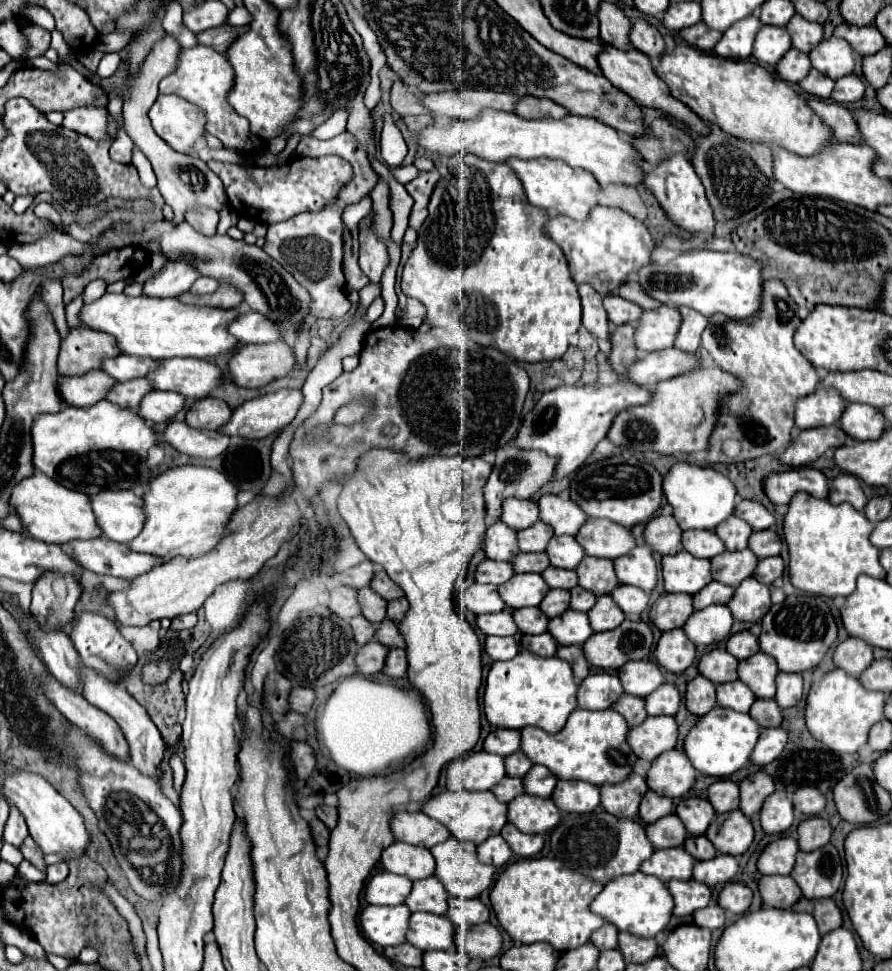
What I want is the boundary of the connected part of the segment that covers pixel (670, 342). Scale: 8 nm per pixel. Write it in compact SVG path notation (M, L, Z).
M660 305L654 311L644 311L636 325L636 347L640 351L662 351L674 347L682 315L676 307Z

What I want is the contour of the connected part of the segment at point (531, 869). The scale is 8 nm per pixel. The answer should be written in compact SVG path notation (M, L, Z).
M522 859L500 873L490 891L490 903L512 941L546 941L556 947L556 951L570 951L584 945L590 935L604 925L604 919L588 909L600 891L602 885L572 869L566 869L556 859Z

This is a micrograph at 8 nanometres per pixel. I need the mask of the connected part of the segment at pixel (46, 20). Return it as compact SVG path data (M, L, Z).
M30 7L28 11L26 11L26 17L34 23L34 25L42 25L42 27L46 27L46 31L52 31L54 29L54 19L52 19L52 15L48 15L48 11L46 9L40 9L40 7Z

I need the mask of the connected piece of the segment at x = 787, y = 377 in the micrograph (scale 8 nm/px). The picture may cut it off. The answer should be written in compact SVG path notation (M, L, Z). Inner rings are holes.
M778 279L764 281L764 297L760 313L746 321L728 321L724 315L714 315L702 333L702 347L728 373L742 379L742 389L722 401L718 427L710 437L708 463L738 463L772 455L788 447L794 431L796 399L810 395L820 385L820 375L812 363L794 347L794 333L800 325L798 305L790 303L790 295ZM726 439L738 439L742 453L728 459L722 451Z

